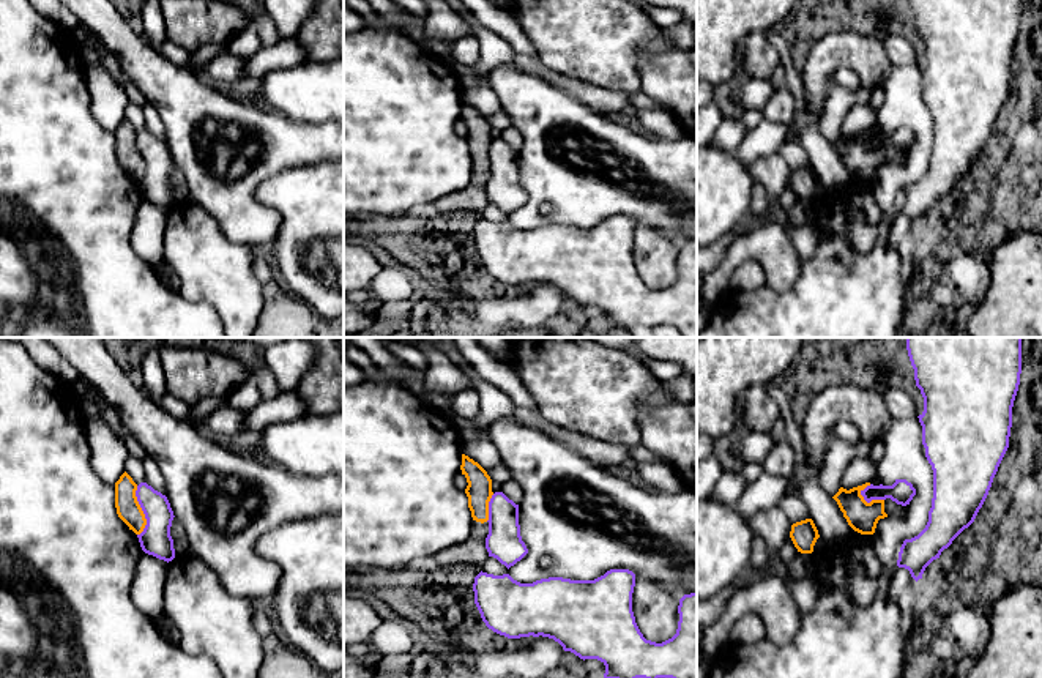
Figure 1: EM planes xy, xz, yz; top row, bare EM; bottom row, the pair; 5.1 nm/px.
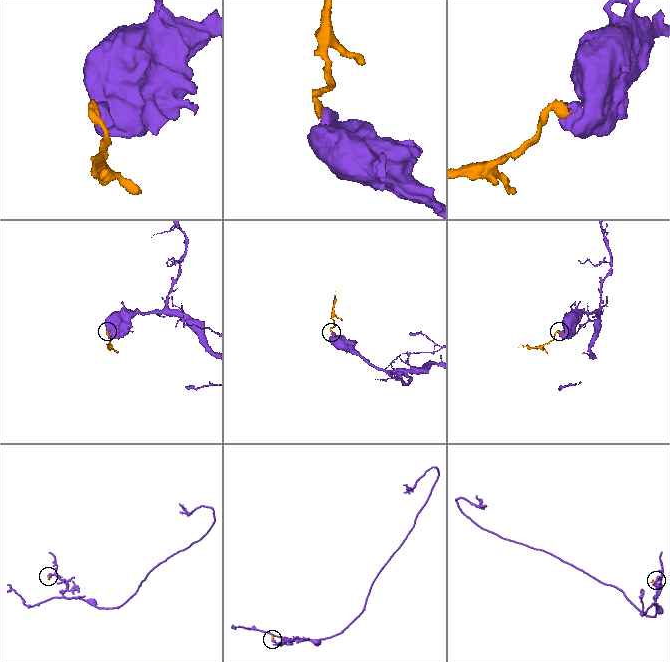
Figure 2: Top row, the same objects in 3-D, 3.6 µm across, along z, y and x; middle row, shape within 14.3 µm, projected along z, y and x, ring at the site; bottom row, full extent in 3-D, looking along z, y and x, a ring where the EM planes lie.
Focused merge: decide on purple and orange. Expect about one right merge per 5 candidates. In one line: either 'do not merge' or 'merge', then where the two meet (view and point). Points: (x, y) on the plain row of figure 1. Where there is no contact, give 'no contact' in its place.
do not merge | xy (142, 156)

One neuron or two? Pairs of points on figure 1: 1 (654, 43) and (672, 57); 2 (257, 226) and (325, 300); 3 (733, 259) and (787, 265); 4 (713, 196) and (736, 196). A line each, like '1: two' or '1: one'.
1: two
2: two
3: one
4: one

